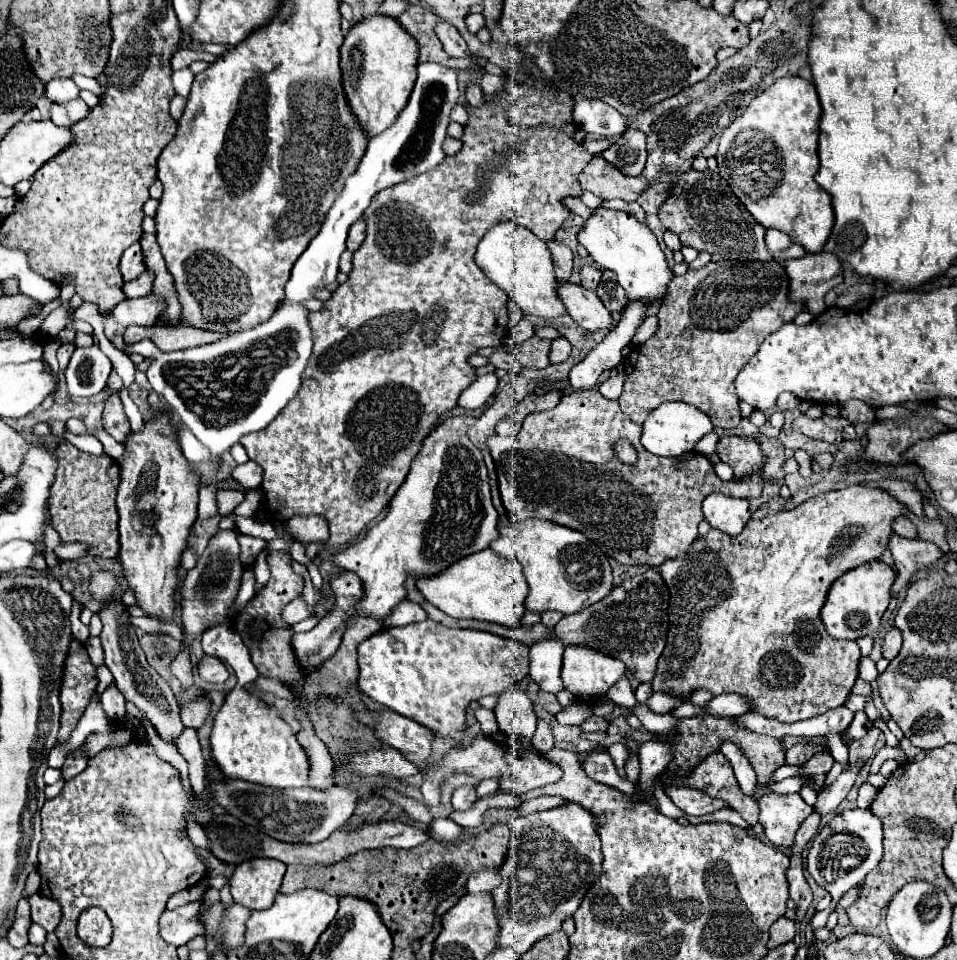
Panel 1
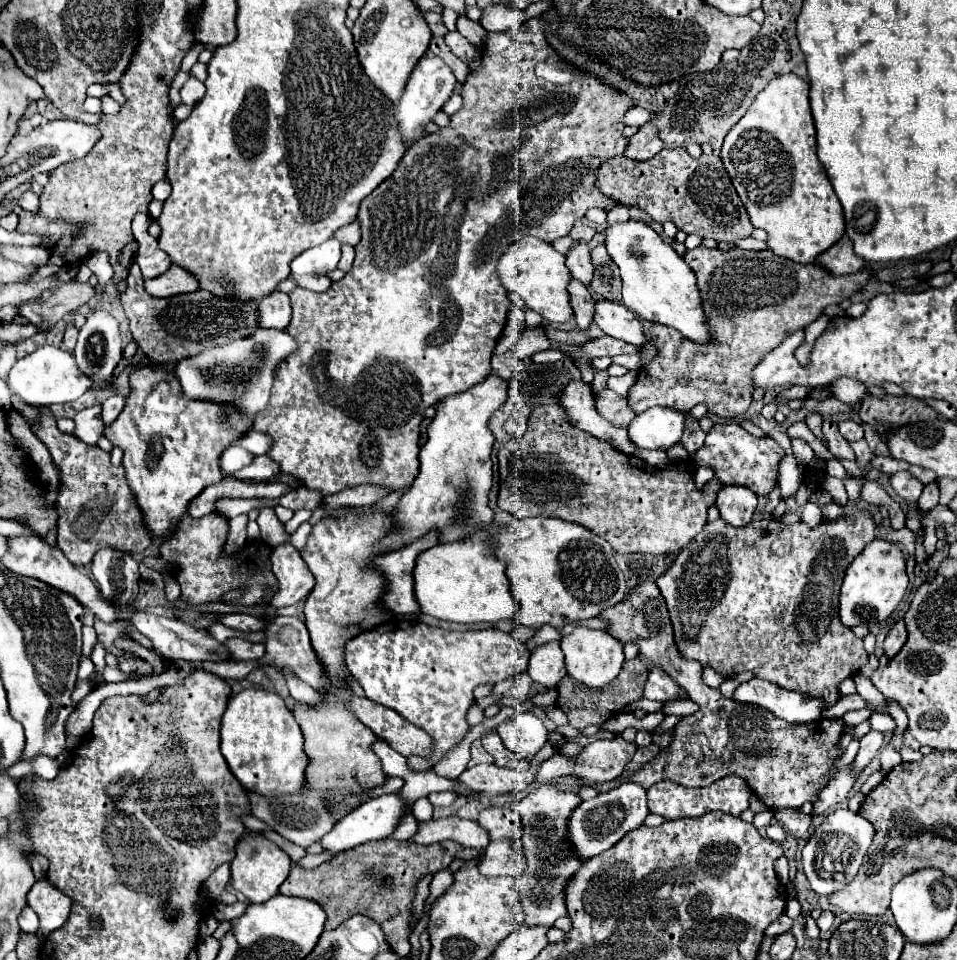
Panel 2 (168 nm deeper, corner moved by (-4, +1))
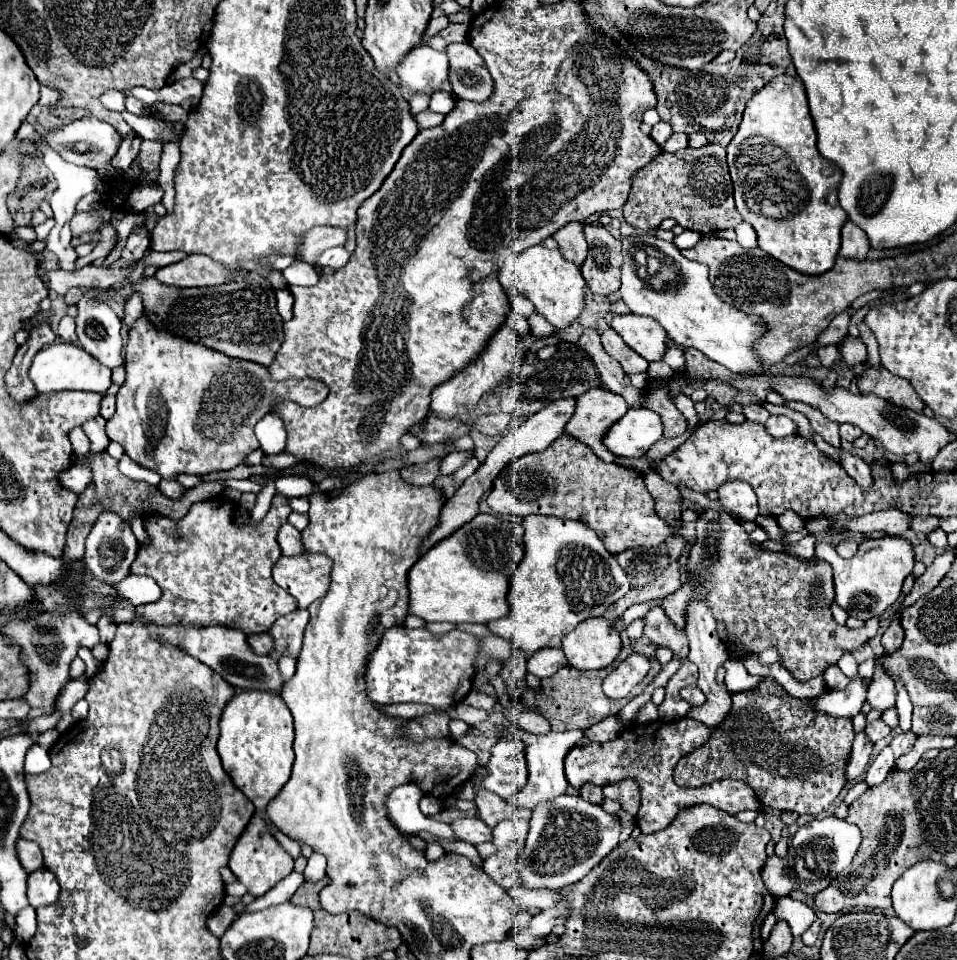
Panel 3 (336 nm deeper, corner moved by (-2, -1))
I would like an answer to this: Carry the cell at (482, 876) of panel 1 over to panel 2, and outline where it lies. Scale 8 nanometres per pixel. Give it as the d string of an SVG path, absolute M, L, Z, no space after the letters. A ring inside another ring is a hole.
M522 841L510 843L490 843L484 849L484 857L478 865L480 873L486 877L518 877L524 871L524 855L522 855Z

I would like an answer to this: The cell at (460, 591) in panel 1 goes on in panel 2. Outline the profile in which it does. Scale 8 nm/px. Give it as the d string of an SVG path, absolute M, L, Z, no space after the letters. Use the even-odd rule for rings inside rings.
M468 539L464 543L426 549L414 569L414 595L422 613L456 623L496 623L514 619L518 613L518 603L506 575L506 563L492 553L490 539Z

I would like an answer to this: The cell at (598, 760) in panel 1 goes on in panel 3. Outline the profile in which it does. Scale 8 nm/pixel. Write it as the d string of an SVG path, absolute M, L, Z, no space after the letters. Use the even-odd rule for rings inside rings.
M584 785L584 789L580 789L580 797L582 797L584 801L594 803L594 805L602 805L602 801L604 801L602 789L596 787L596 785Z

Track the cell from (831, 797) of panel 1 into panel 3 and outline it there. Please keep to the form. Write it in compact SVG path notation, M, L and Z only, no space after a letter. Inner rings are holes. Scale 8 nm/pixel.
M876 719L876 721L872 721L872 723L866 725L866 735L868 735L870 741L884 739L886 735L890 735L890 731L892 731L892 729L890 729L882 719Z

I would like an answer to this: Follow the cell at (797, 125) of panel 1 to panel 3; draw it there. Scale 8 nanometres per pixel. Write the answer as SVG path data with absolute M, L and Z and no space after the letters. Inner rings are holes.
M778 75L754 93L754 97L746 103L740 129L728 145L728 169L734 185L736 209L758 233L758 247L764 253L804 275L822 275L834 267L840 249L840 231L848 219L846 211L838 203L842 173L832 167L834 163L824 159L816 149L816 129L800 79ZM822 169L832 169L834 173L824 175Z

